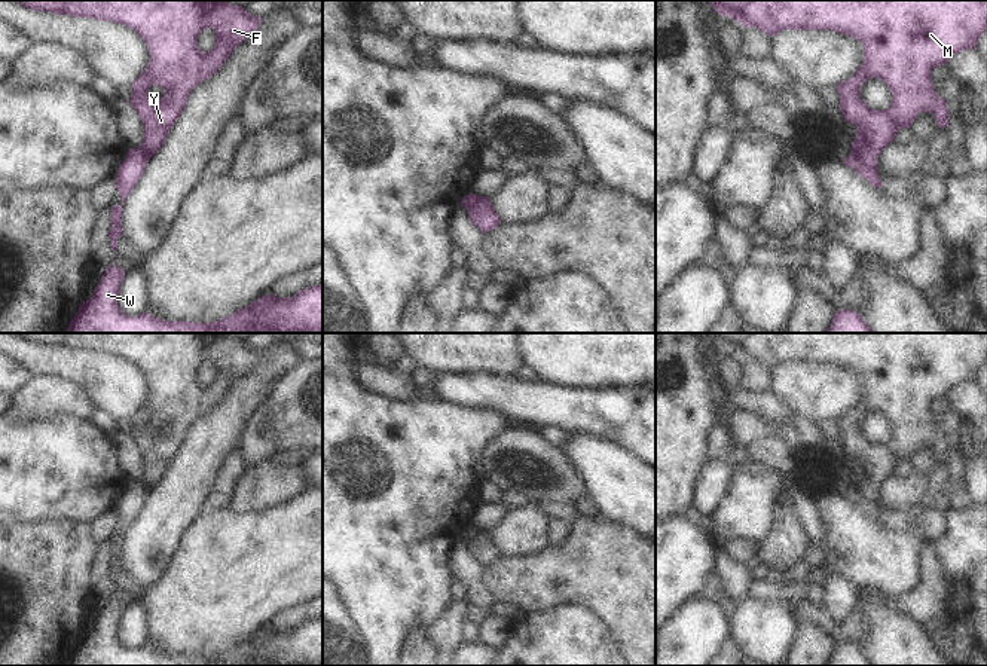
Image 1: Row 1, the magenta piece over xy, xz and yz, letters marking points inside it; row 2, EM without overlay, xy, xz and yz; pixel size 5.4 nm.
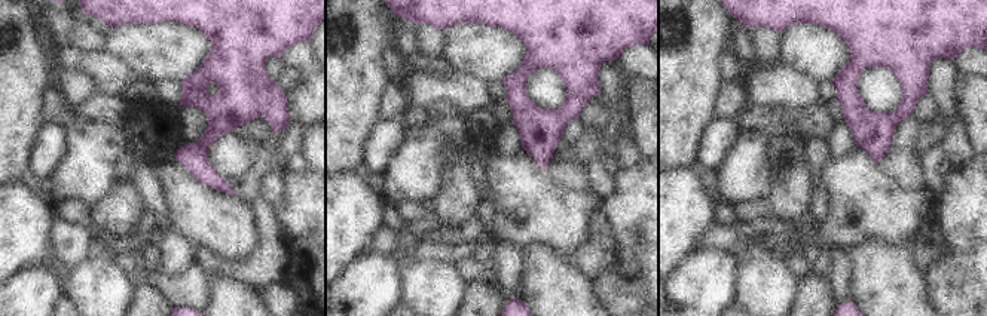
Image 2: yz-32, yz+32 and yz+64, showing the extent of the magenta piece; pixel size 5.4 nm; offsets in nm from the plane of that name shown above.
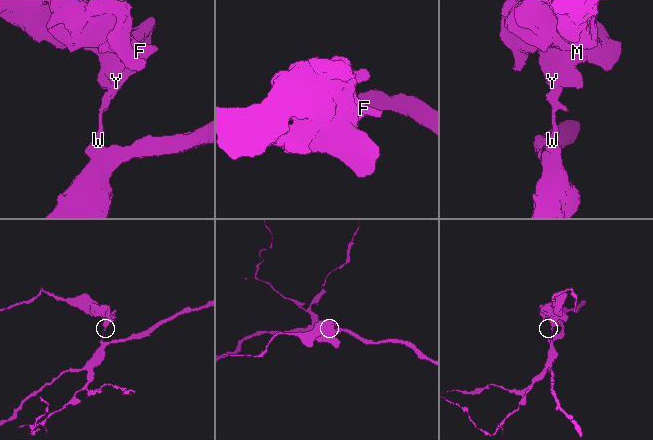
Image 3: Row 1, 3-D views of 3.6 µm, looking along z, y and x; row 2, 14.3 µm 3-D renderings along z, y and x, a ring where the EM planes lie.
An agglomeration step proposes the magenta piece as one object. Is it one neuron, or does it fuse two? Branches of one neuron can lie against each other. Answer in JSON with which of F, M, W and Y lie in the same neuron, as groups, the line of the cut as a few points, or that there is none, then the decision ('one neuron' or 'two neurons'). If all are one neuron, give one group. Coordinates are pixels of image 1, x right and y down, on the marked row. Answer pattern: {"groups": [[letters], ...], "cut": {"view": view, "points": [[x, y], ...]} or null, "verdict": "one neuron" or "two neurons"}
{"groups": [["F", "M", "Y"], ["W"]], "cut": {"view": "yz", "points": [[852, 147], [861, 161], [876, 173]]}, "verdict": "two neurons"}

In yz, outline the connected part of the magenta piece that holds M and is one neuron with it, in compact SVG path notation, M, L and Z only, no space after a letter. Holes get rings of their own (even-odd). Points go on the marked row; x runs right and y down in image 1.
M709 0L713 10L733 18L742 27L755 27L767 36L776 36L782 30L832 30L859 40L864 45L864 62L847 80L835 89L840 98L840 110L846 122L856 126L856 138L852 143L868 169L877 172L878 155L893 141L896 132L910 128L916 116L929 111L935 116L938 128L948 125L948 107L939 98L932 83L932 68L945 64L954 54L977 49L980 37L987 30L987 0ZM871 77L881 79L892 92L892 104L886 110L870 109L861 98L862 83Z

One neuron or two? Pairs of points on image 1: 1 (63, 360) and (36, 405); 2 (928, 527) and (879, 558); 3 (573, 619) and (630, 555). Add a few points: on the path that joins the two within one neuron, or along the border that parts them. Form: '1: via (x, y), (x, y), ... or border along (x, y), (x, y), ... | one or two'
1: border along (31, 375), (61, 376), (79, 384), (85, 390) | two
2: border along (920, 531), (929, 541) | two
3: border along (549, 608), (580, 604), (590, 608), (610, 629) | two

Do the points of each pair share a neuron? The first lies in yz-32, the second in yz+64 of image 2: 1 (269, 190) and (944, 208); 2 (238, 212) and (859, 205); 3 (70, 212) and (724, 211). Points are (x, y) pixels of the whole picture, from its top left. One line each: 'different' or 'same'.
1: different
2: same
3: different

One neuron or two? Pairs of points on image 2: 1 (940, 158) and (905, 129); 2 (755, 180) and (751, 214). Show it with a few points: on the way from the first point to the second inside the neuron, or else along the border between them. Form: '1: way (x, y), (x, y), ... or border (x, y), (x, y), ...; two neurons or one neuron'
1: border (920, 156), (926, 186); two neurons
2: border (769, 195), (760, 199), (743, 201), (733, 206); two neurons

